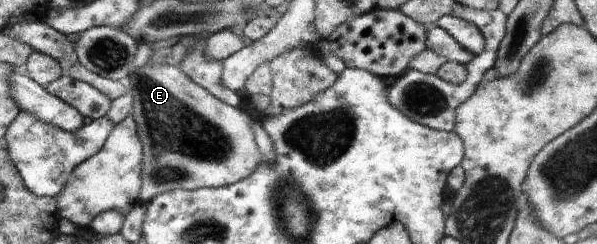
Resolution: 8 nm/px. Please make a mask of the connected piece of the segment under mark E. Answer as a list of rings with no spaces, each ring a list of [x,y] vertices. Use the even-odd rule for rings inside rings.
[[[147,63],[134,70],[126,83],[133,97],[131,115],[143,144],[142,201],[148,203],[160,192],[170,190],[227,186],[250,176],[263,162],[250,116],[196,85],[178,65]]]

